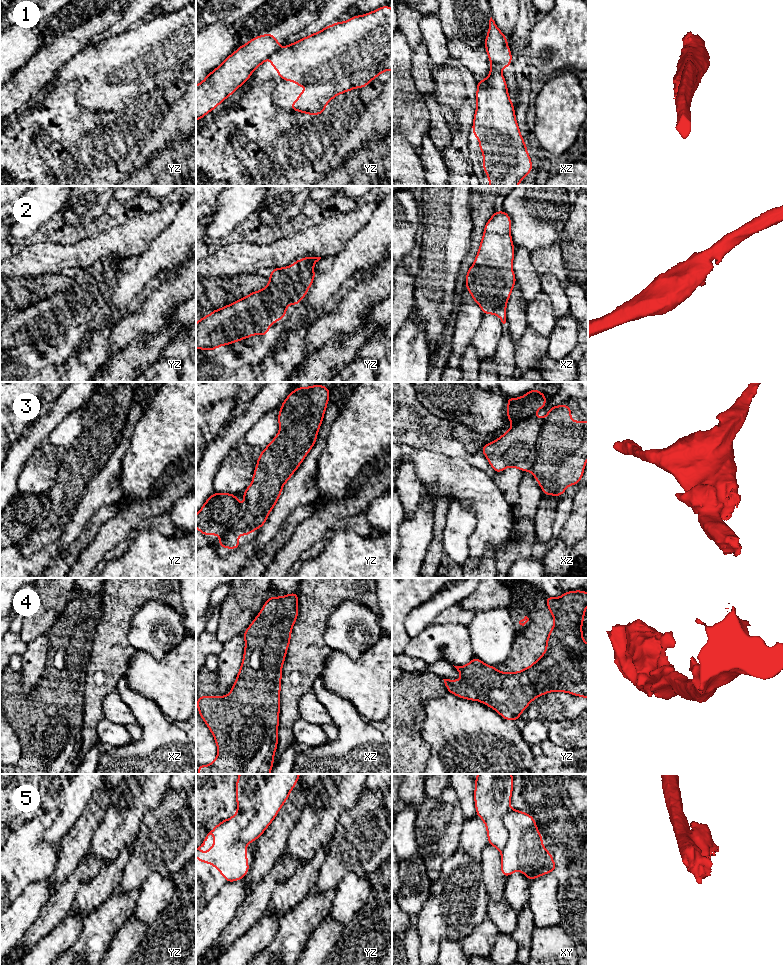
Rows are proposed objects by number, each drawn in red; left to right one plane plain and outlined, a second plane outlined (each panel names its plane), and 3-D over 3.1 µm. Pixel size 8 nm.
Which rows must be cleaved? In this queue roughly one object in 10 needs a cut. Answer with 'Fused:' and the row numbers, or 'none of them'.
Fused: 1, 5

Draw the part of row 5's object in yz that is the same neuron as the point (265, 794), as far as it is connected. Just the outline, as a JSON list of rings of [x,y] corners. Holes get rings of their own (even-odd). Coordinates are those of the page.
[[[239,774],[236,780],[237,813],[254,811],[249,824],[239,832],[242,843],[254,842],[275,819],[297,784],[300,774]]]

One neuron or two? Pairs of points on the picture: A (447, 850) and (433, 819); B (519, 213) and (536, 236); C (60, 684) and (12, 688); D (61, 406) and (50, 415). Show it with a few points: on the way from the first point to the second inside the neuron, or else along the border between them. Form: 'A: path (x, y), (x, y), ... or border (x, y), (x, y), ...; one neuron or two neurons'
A: path (445, 842), (439, 827); one neuron
B: path (525, 219), (533, 230); one neuron
C: path (48, 696), (45, 699), (24, 699); one neuron
D: path (58, 409), (53, 414); one neuron

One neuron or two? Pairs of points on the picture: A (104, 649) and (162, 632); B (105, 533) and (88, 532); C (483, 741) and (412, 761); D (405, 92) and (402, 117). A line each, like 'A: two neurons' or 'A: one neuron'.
A: two neurons
B: two neurons
C: two neurons
D: one neuron

